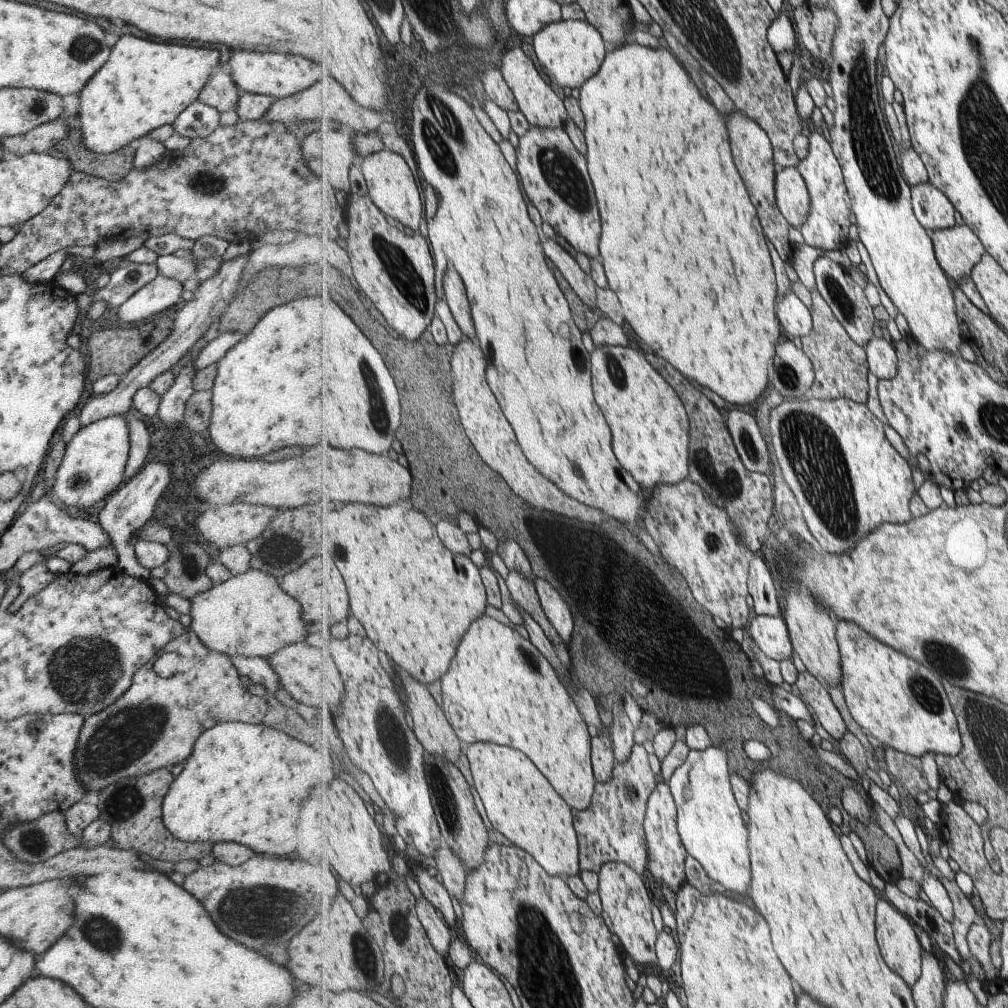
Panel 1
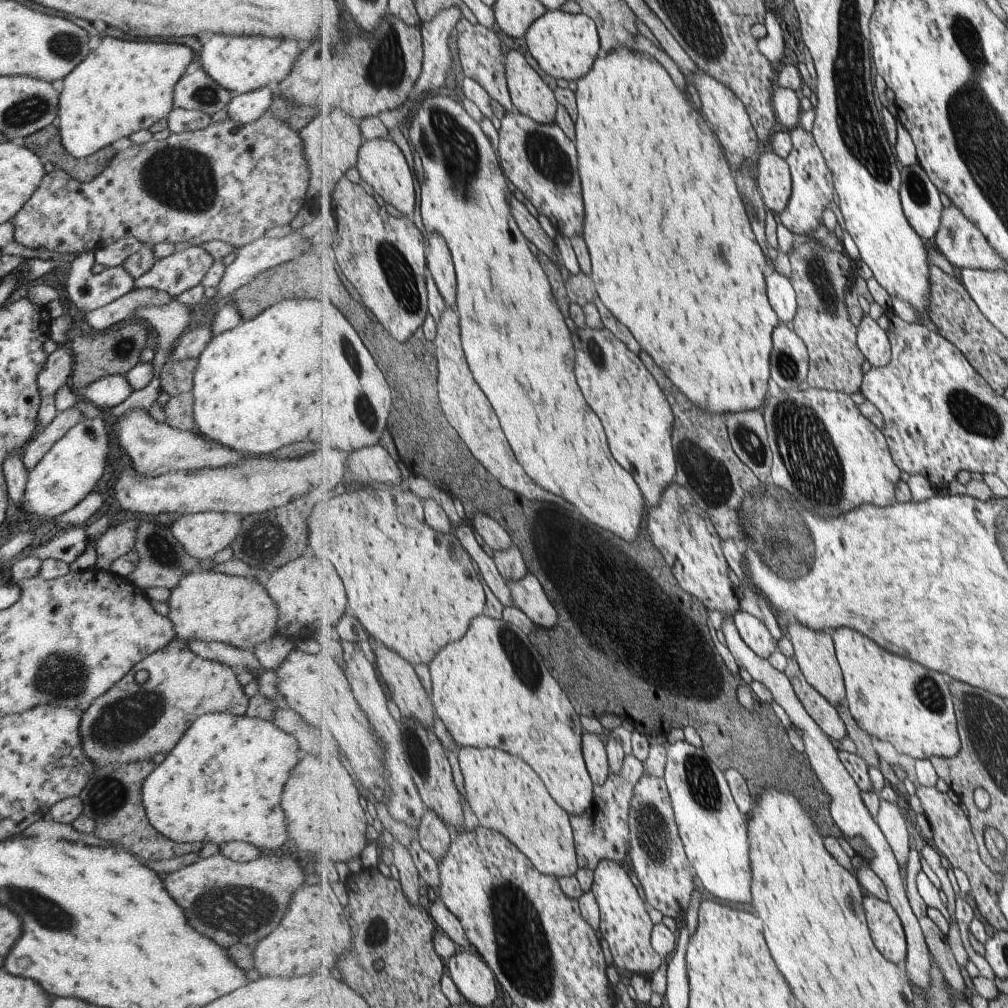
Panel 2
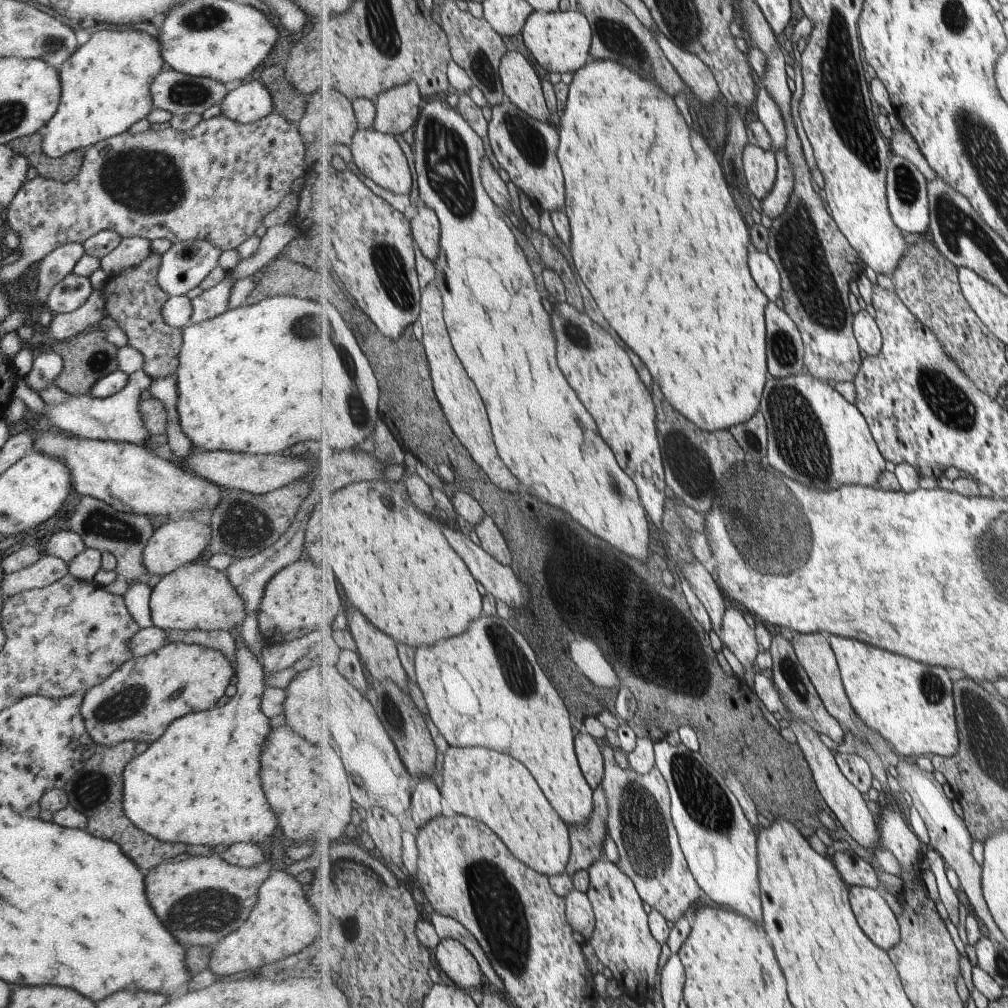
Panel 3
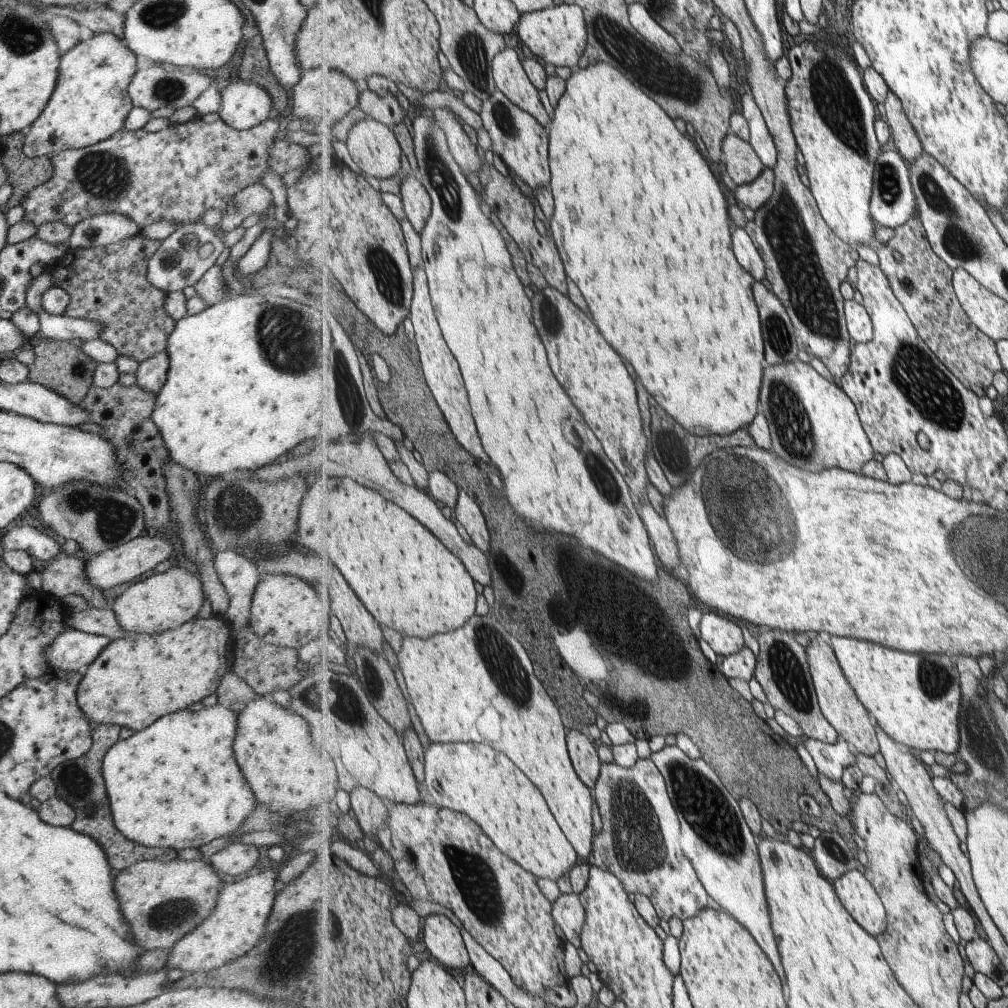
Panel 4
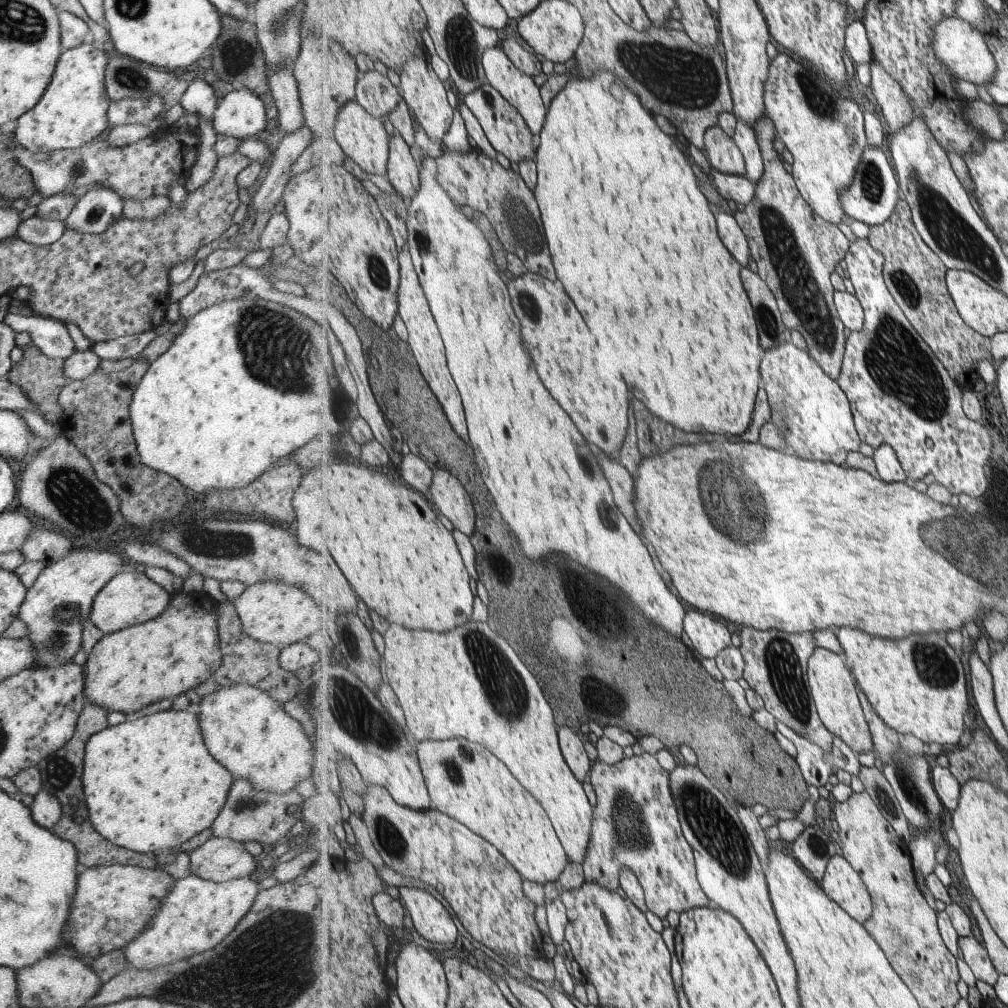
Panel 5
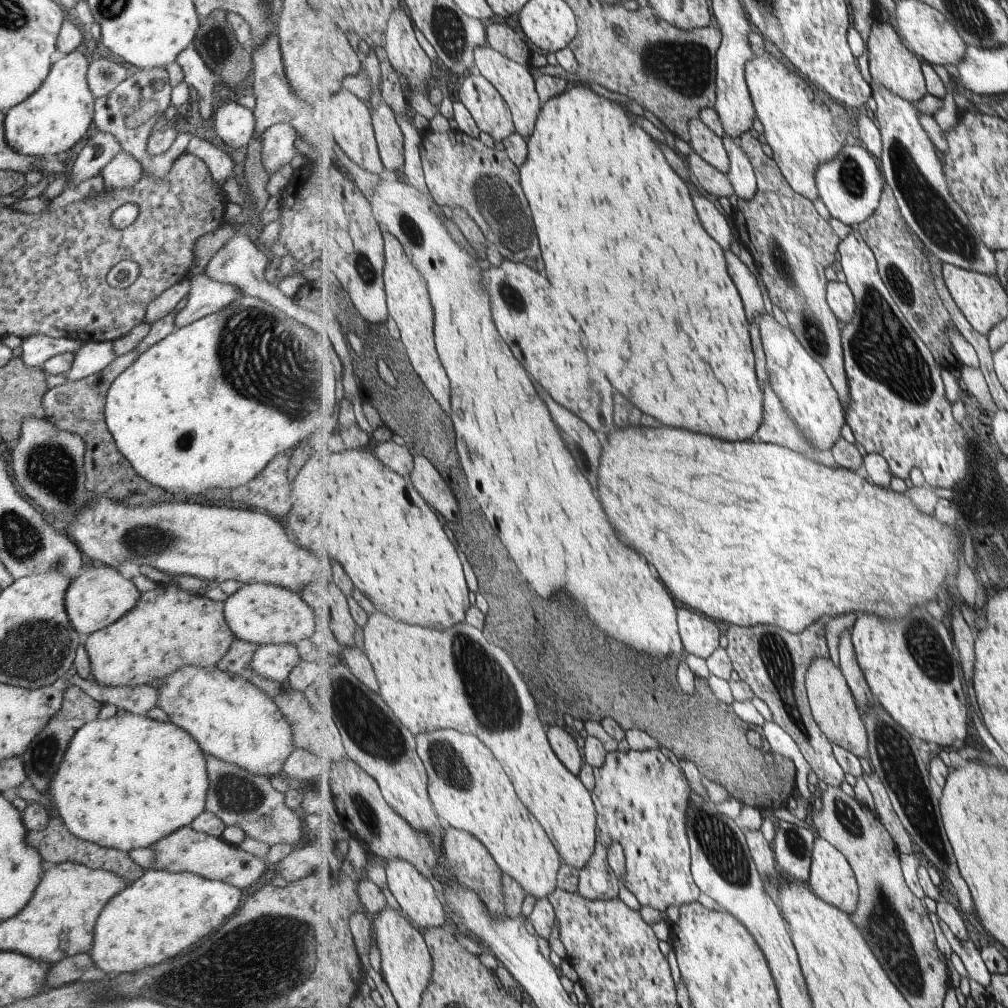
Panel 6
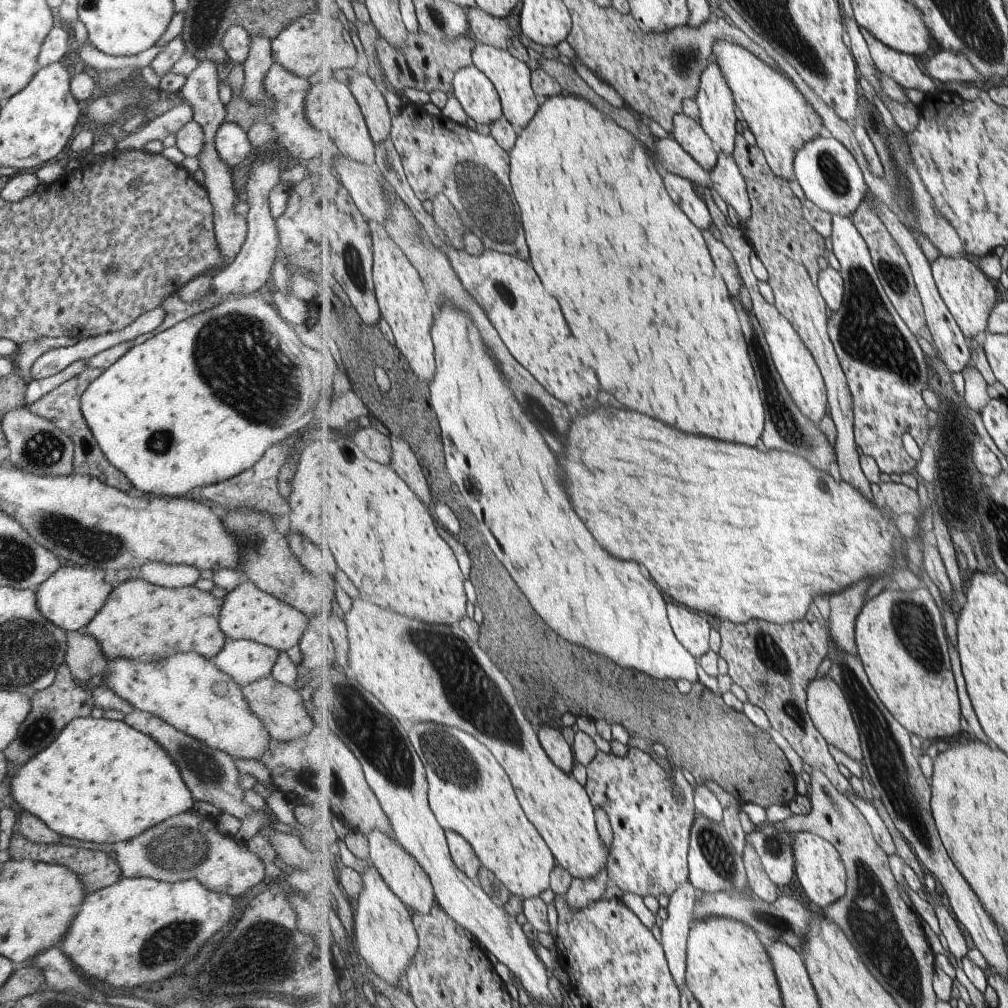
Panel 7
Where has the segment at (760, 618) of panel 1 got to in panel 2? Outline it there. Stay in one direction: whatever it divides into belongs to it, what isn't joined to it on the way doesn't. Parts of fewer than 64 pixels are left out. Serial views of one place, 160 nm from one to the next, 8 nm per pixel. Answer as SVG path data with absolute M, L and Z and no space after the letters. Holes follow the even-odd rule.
M739 611L734 616L735 624L743 640L761 657L769 659L777 650L777 641L769 627L756 616Z

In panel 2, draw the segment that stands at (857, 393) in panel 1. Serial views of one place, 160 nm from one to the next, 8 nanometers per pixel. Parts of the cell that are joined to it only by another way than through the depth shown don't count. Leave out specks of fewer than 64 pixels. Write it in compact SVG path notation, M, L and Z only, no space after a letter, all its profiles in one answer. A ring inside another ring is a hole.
M823 225L811 235L817 240L796 245L789 255L791 280L798 294L800 308L794 318L794 330L807 345L810 354L809 388L839 391L849 396L862 392L863 364L866 356L858 345L858 328L849 322L845 306L846 290L852 287L857 264L847 254L843 242Z

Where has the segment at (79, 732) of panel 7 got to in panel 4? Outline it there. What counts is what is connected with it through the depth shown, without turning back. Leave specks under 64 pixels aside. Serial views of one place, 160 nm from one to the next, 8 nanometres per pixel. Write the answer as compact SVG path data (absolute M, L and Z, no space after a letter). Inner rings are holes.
M216 704L212 707L199 708L199 710L183 709L175 711L174 713L169 713L169 716L158 718L153 724L141 730L141 732L137 731L126 740L118 740L111 745L102 758L101 768L103 768L103 780L105 780L104 785L108 798L108 805L115 828L117 828L125 838L142 844L143 846L173 849L177 852L183 848L202 847L216 838L229 835L233 828L241 826L245 818L254 812L256 798L253 798L254 794L249 790L245 778L239 774L239 765L236 763L234 757L232 745L234 744L234 736L236 735L237 728L238 718L236 717L235 710Z

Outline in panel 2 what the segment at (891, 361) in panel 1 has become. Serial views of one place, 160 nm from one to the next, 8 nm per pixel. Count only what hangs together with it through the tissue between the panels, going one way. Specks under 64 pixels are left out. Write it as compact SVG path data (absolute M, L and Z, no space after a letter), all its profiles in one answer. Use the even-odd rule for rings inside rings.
M867 315L858 328L858 345L872 367L886 367L892 359L888 332Z

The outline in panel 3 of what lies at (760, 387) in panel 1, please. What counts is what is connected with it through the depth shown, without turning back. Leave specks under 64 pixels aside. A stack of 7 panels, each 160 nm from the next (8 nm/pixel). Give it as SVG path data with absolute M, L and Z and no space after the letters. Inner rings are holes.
M611 60L591 61L581 70L574 73L569 85L569 95L565 111L560 116L559 132L559 160L563 168L565 178L565 207L564 211L571 218L573 234L571 234L571 247L567 251L574 265L576 273L582 282L587 284L591 294L595 296L599 308L603 310L609 324L615 328L615 332L631 346L641 360L651 370L653 378L661 384L665 396L669 402L687 416L687 420L693 420L695 426L699 426L705 432L717 432L717 430L730 430L731 428L747 422L755 417L755 412L761 406L761 398L767 385L767 326L765 314L768 297L761 292L757 282L751 276L749 270L749 250L751 248L751 234L749 226L743 220L735 198L731 194L731 188L725 180L721 162L717 154L713 152L707 138L701 134L694 123L689 126L679 112L675 98L669 96L657 82L643 78L641 74L635 74L635 70L623 66L621 62Z

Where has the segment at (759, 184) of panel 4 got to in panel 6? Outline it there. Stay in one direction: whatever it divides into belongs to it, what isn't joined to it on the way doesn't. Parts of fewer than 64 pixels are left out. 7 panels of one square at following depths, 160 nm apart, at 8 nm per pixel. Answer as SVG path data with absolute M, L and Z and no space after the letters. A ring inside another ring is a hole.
M694 151L685 158L686 167L690 171L693 181L705 194L715 197L727 197L734 201L735 188L733 188L727 173L723 174Z

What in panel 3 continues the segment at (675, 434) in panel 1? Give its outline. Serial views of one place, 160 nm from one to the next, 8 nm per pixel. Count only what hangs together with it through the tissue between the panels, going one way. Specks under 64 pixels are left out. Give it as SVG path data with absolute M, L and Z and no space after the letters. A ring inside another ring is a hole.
M559 304L555 308L555 334L559 334L559 364L563 366L563 374L567 374L567 380L571 386L575 386L575 392L579 398L583 398L583 404L591 414L595 414L599 432L607 445L614 451L615 458L619 465L634 479L638 487L639 496L642 498L643 507L646 508L647 515L651 522L659 530L662 537L663 520L666 514L666 502L670 489L666 482L665 468L663 466L663 450L659 442L657 424L655 422L655 402L651 396L651 390L643 384L637 368L633 366L629 354L625 348L597 322L593 322L587 314L581 314L569 304Z

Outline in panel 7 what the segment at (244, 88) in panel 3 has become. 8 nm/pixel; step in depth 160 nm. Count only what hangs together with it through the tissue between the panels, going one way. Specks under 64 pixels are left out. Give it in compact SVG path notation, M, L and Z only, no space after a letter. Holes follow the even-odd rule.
M222 121L212 141L217 156L229 169L241 162L254 149L246 132L235 122Z

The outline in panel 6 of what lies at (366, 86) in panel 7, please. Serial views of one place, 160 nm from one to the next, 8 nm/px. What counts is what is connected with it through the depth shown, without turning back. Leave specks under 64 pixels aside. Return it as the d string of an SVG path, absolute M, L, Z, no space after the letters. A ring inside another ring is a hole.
M384 99L375 108L369 105L369 110L383 165L393 173L397 172L405 166L405 144L399 122Z

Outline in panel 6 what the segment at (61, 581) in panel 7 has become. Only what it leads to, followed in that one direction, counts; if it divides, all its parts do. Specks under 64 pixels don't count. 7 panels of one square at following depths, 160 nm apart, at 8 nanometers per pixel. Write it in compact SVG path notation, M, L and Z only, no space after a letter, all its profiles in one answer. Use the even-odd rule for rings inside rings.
M95 564L82 568L77 576L71 578L63 596L63 606L71 622L71 628L77 634L87 637L91 632L101 630L111 622L119 620L123 614L131 610L131 606L137 604L137 600L139 590L133 586L129 578L123 578L115 567Z

